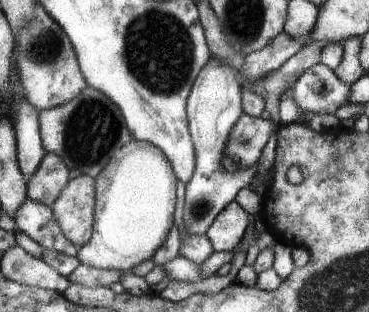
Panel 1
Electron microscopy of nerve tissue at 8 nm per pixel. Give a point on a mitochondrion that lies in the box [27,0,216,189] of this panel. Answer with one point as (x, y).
(158, 48)

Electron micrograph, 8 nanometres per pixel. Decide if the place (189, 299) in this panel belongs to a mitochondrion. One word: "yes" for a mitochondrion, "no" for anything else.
no

